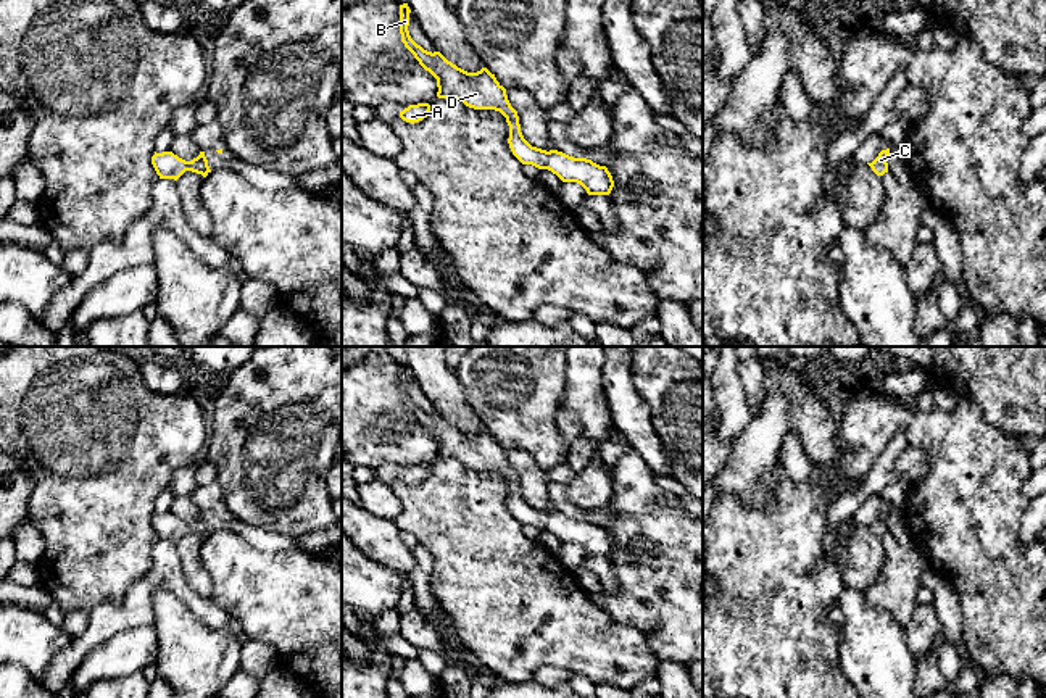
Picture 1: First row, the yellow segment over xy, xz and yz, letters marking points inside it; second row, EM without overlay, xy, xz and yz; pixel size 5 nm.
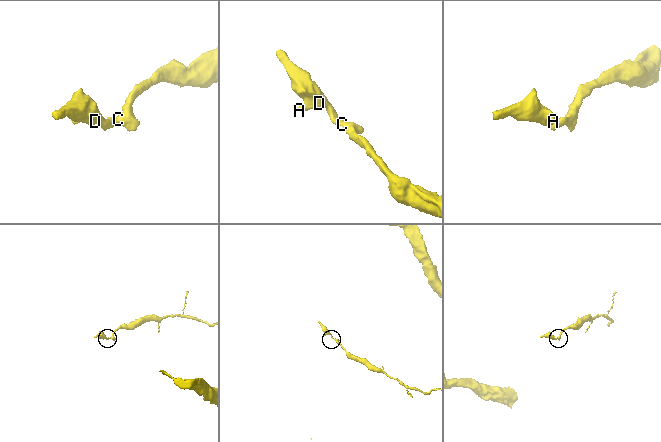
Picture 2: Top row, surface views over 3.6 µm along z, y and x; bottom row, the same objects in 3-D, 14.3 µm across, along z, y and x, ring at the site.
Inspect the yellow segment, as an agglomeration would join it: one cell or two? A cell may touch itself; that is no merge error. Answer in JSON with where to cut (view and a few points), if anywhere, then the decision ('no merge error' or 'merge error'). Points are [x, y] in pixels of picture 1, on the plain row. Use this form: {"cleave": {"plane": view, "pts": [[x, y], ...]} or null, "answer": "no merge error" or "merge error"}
{"cleave": null, "answer": "no merge error"}

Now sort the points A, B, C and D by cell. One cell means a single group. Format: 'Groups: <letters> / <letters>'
Groups: A B C D

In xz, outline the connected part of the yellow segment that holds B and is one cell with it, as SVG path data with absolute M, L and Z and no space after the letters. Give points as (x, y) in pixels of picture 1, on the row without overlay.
M400 366L400 395L405 408L414 416L419 426L437 440L438 459L456 459L474 471L500 472L509 487L509 509L522 526L548 530L562 543L580 545L588 556L609 556L614 542L606 527L600 527L587 519L574 519L558 511L542 511L532 508L521 493L517 472L511 467L506 450L487 429L467 434L440 413L427 413L417 406L408 392L409 368Z

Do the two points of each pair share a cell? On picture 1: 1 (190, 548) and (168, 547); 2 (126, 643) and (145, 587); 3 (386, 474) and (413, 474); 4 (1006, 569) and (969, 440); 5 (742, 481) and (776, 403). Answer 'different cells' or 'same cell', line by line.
1: different cells
2: different cells
3: same cell
4: same cell
5: same cell

